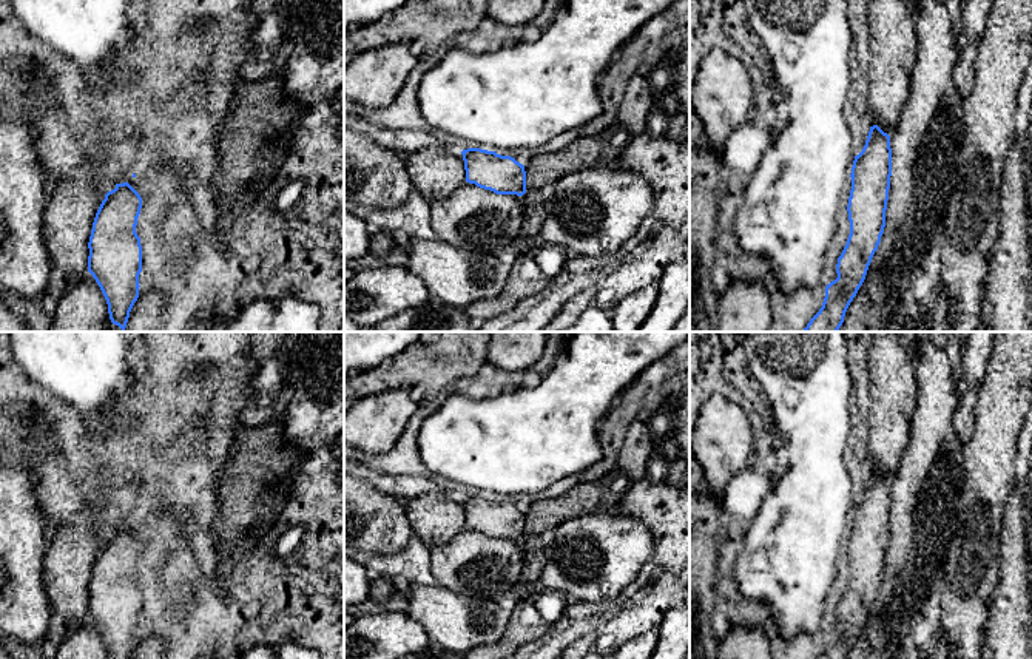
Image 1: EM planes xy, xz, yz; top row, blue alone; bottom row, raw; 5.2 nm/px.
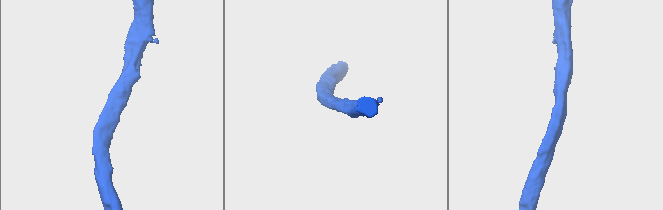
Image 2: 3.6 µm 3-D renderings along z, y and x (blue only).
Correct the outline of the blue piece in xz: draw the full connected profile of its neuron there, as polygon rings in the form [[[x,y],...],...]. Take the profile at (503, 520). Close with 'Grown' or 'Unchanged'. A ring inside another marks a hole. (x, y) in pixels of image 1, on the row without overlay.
[[[467,494],[461,500],[466,528],[497,540],[523,542],[526,539],[524,511],[514,503],[481,494]]]. Unchanged

